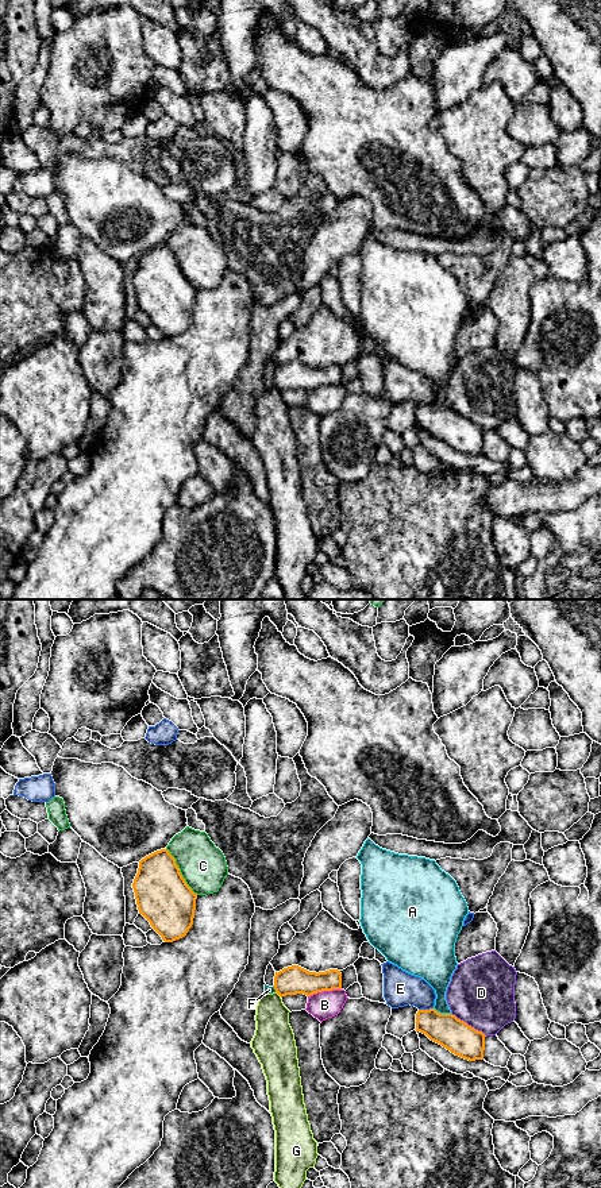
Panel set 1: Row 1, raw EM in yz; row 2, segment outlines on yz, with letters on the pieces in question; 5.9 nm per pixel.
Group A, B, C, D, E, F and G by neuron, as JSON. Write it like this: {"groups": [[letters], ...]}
{"groups": [["A"], ["B"], ["C"], ["D"], ["E"], ["F"], ["G"]]}

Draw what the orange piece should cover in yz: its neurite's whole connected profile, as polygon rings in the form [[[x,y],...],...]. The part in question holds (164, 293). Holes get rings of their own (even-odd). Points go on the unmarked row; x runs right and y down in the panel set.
[[[167,244],[139,256],[132,284],[139,309],[165,338],[186,331],[193,320],[197,289],[186,279]]]

